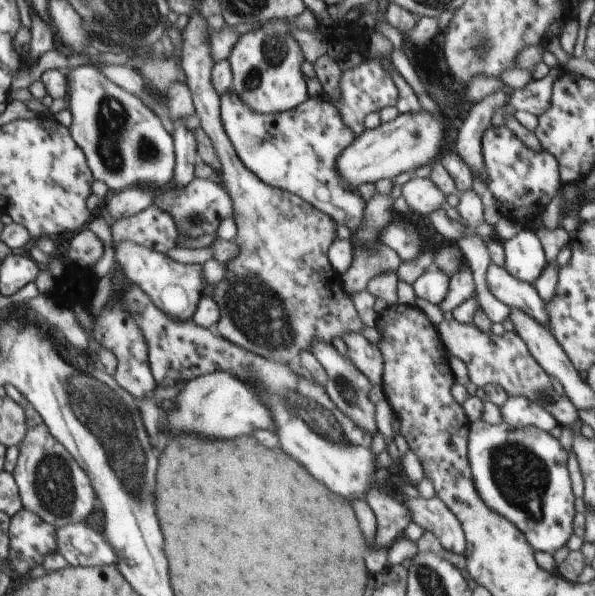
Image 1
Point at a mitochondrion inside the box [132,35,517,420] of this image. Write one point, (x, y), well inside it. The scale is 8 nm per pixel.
(253, 305)

